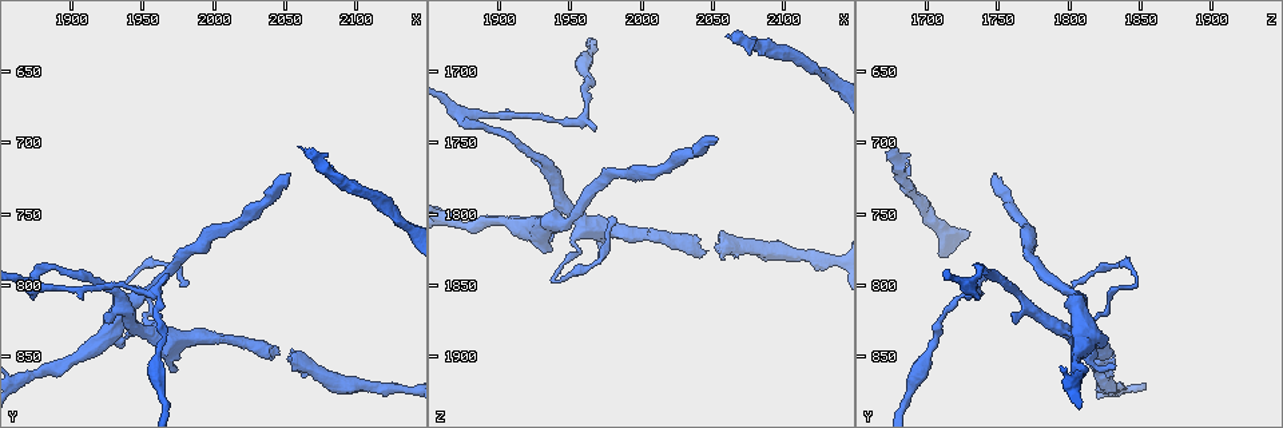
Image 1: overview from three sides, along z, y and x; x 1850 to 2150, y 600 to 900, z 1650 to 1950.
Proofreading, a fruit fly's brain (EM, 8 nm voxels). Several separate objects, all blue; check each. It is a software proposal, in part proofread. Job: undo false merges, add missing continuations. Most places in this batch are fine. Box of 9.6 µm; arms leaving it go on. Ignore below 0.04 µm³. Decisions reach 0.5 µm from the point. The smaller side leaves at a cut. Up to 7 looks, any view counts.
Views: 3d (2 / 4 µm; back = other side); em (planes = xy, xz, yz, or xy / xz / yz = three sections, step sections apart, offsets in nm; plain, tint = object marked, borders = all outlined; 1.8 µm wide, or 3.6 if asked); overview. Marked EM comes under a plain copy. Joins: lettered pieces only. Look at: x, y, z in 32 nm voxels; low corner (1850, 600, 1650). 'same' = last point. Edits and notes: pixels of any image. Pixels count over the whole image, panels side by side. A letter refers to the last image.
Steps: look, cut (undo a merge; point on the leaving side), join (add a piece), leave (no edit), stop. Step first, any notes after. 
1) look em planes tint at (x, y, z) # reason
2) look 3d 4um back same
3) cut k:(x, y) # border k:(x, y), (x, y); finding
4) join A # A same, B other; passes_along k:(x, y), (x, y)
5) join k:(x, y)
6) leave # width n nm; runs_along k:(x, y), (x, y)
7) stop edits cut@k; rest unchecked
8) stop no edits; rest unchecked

look em planes borders at (1972, 856, 1834) # tapers out

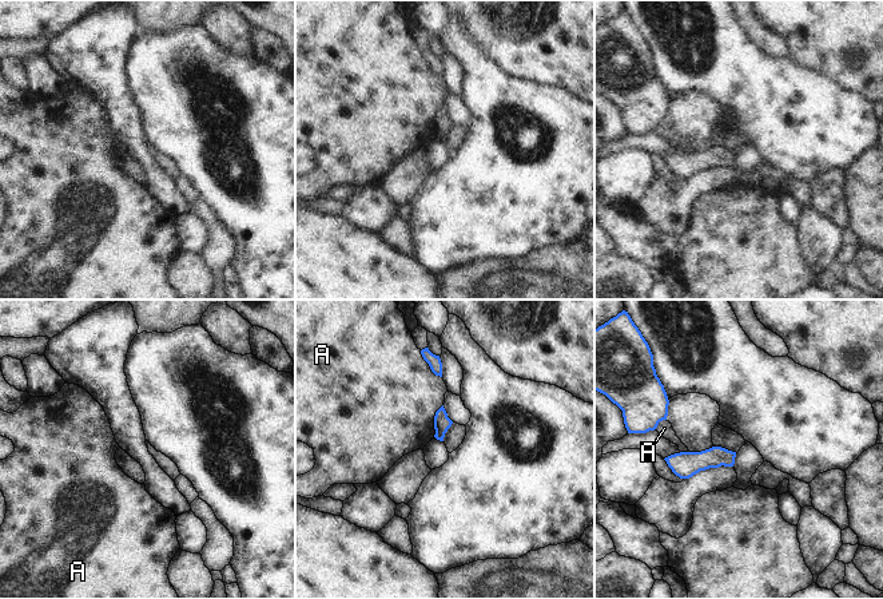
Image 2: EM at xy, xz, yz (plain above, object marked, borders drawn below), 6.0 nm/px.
leave # longest_contact A 200 nm; A other; none of them fits

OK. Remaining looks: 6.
look 3d 2um at (1922, 822, 1762) # branch stops here

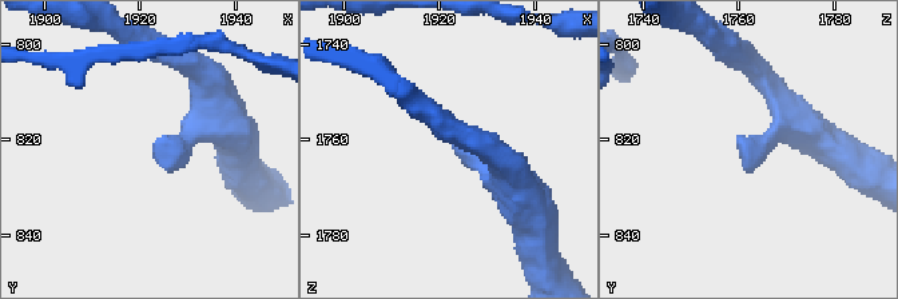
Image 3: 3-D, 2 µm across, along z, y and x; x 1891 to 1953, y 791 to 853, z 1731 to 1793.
look em planes borders at (1922, 822, 1760)

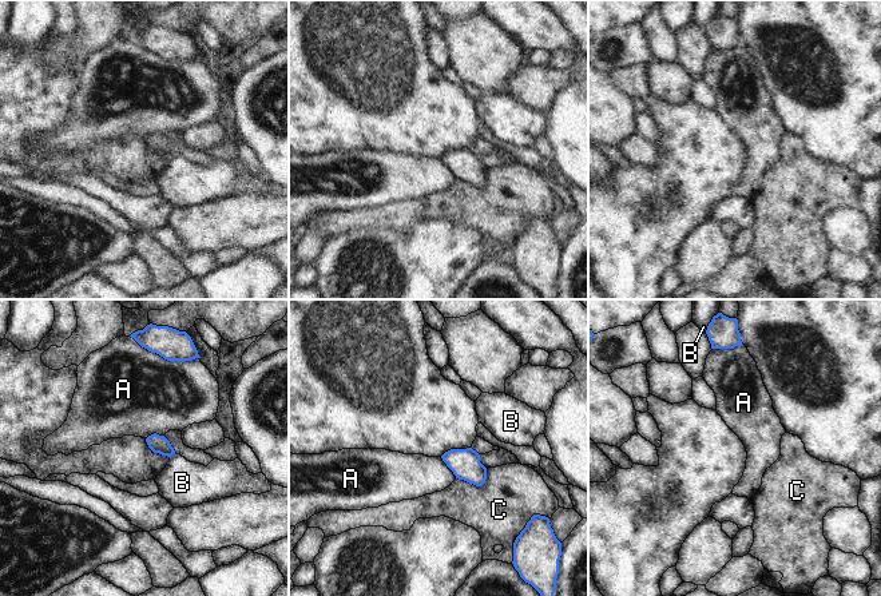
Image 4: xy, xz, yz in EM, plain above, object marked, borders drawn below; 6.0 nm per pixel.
leave # A other, B other, C other; border 4:(440, 457), (456, 477); none of them fits

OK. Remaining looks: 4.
look 3d 4um at (2054, 722, 1750) # long arm stops here

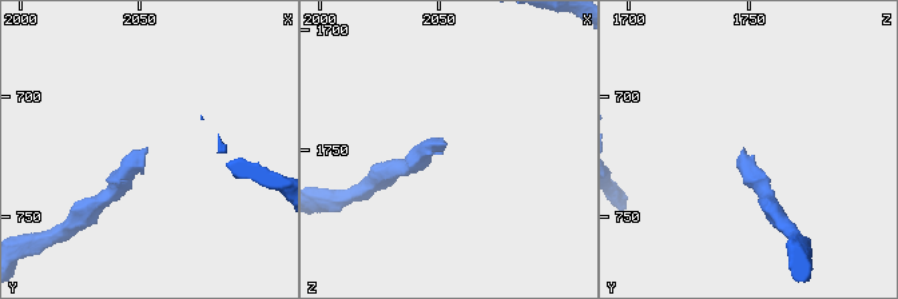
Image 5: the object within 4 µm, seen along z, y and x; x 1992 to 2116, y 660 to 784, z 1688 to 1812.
look em yz step 8 borders at (2053, 723, 1749)

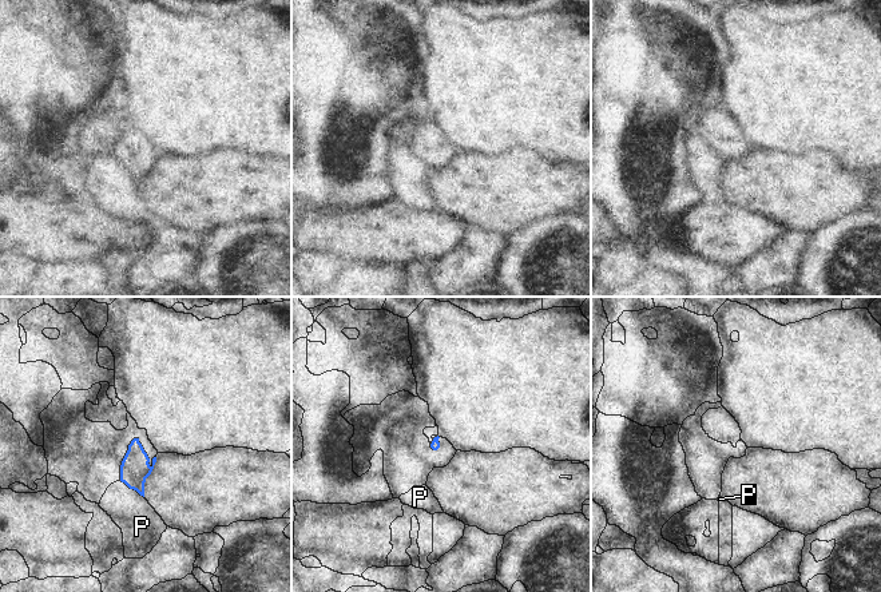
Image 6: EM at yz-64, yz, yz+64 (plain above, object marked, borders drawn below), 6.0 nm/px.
leave # P other; border 6:(120, 480), (143, 497); no lettered piece goes on from it

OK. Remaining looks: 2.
stop no edits; rest unchecked

